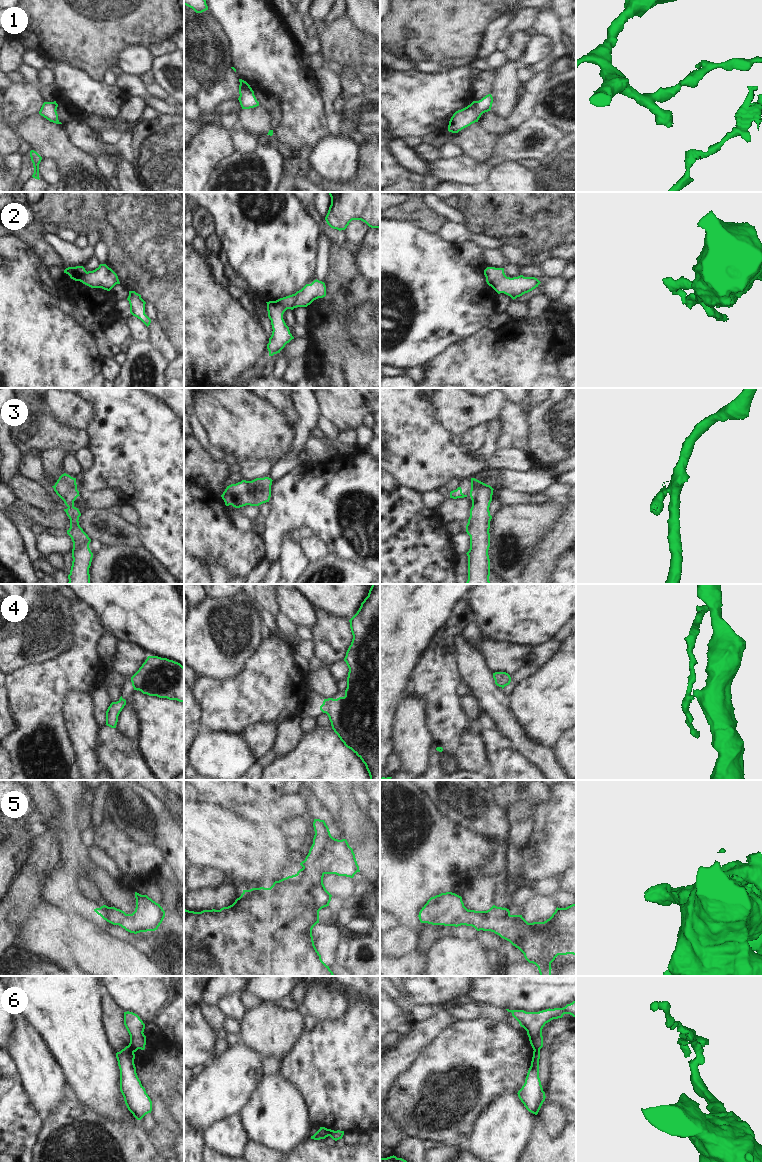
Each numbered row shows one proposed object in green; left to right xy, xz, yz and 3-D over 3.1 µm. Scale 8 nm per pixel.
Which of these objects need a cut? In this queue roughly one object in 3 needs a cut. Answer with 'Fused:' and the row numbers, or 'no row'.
Fused: 3, 4, 6.

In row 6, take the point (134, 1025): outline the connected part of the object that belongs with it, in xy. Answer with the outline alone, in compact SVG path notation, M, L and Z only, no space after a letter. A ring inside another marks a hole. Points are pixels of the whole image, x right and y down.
M124 1012L124 1025L130 1035L129 1046L136 1052L138 1049L144 1050L146 1036L144 1035L145 1024L140 1017L133 1012Z

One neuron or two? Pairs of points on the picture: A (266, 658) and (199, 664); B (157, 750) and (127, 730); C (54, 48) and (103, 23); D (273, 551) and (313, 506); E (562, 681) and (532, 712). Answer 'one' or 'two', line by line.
A: two
B: two
C: one
D: one
E: one

